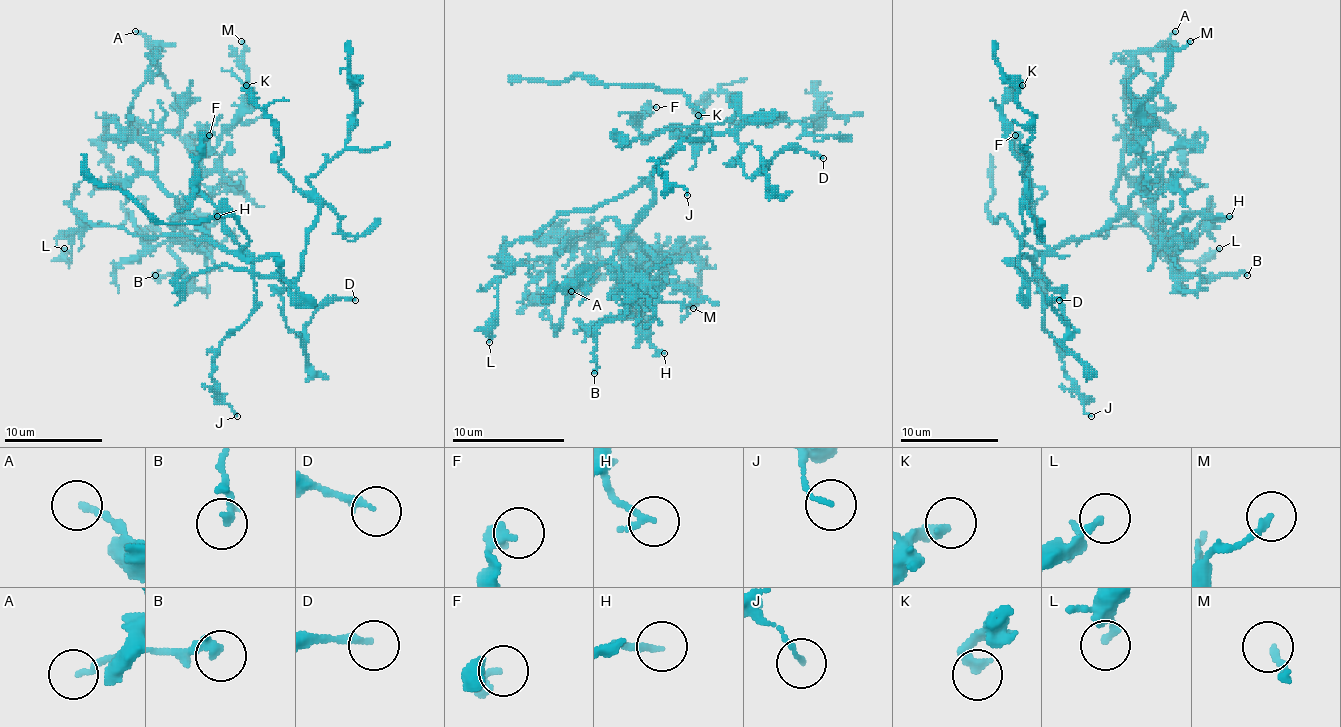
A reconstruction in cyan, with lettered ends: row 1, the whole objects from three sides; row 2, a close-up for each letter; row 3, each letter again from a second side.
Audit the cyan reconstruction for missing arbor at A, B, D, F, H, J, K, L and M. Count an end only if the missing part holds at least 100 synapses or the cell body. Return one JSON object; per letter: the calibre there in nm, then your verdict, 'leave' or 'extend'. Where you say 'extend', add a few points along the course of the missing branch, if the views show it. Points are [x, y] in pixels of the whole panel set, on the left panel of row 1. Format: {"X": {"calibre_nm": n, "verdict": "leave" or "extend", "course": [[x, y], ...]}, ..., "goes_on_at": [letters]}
{"A": {"calibre_nm": 180, "verdict": "leave"}, "B": {"calibre_nm": 260, "verdict": "leave"}, "D": {"calibre_nm": 200, "verdict": "leave"}, "F": {"calibre_nm": 380, "verdict": "leave"}, "H": {"calibre_nm": 200, "verdict": "leave"}, "J": {"calibre_nm": 110, "verdict": "leave"}, "K": {"calibre_nm": 360, "verdict": "leave"}, "L": {"calibre_nm": 200, "verdict": "leave"}, "M": {"calibre_nm": 200, "verdict": "leave"}, "goes_on_at": []}

